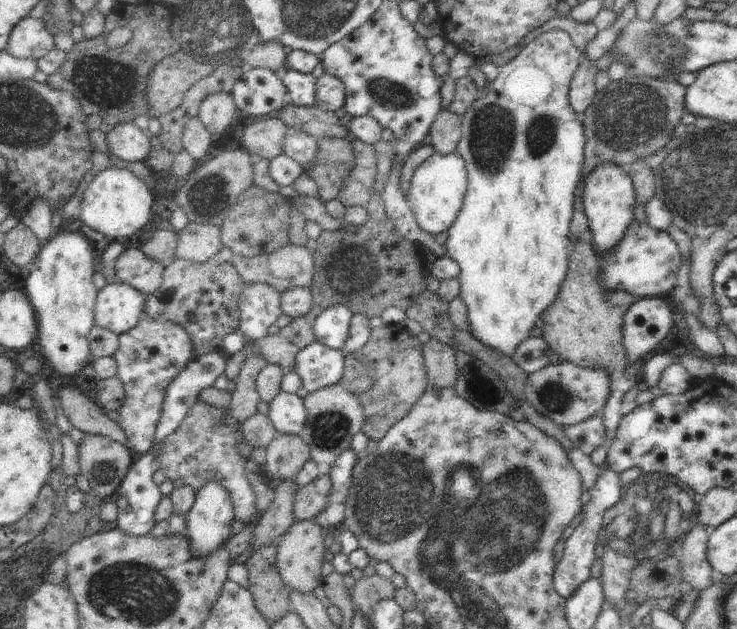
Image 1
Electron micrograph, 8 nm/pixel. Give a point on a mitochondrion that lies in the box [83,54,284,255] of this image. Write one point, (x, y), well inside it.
(209, 185)

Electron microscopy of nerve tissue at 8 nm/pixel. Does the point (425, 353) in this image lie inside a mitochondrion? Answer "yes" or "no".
no

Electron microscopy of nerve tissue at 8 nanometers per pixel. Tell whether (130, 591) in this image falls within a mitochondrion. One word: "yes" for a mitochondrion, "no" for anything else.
yes

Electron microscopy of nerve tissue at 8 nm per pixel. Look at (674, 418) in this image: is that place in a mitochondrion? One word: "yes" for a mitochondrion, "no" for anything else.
no

